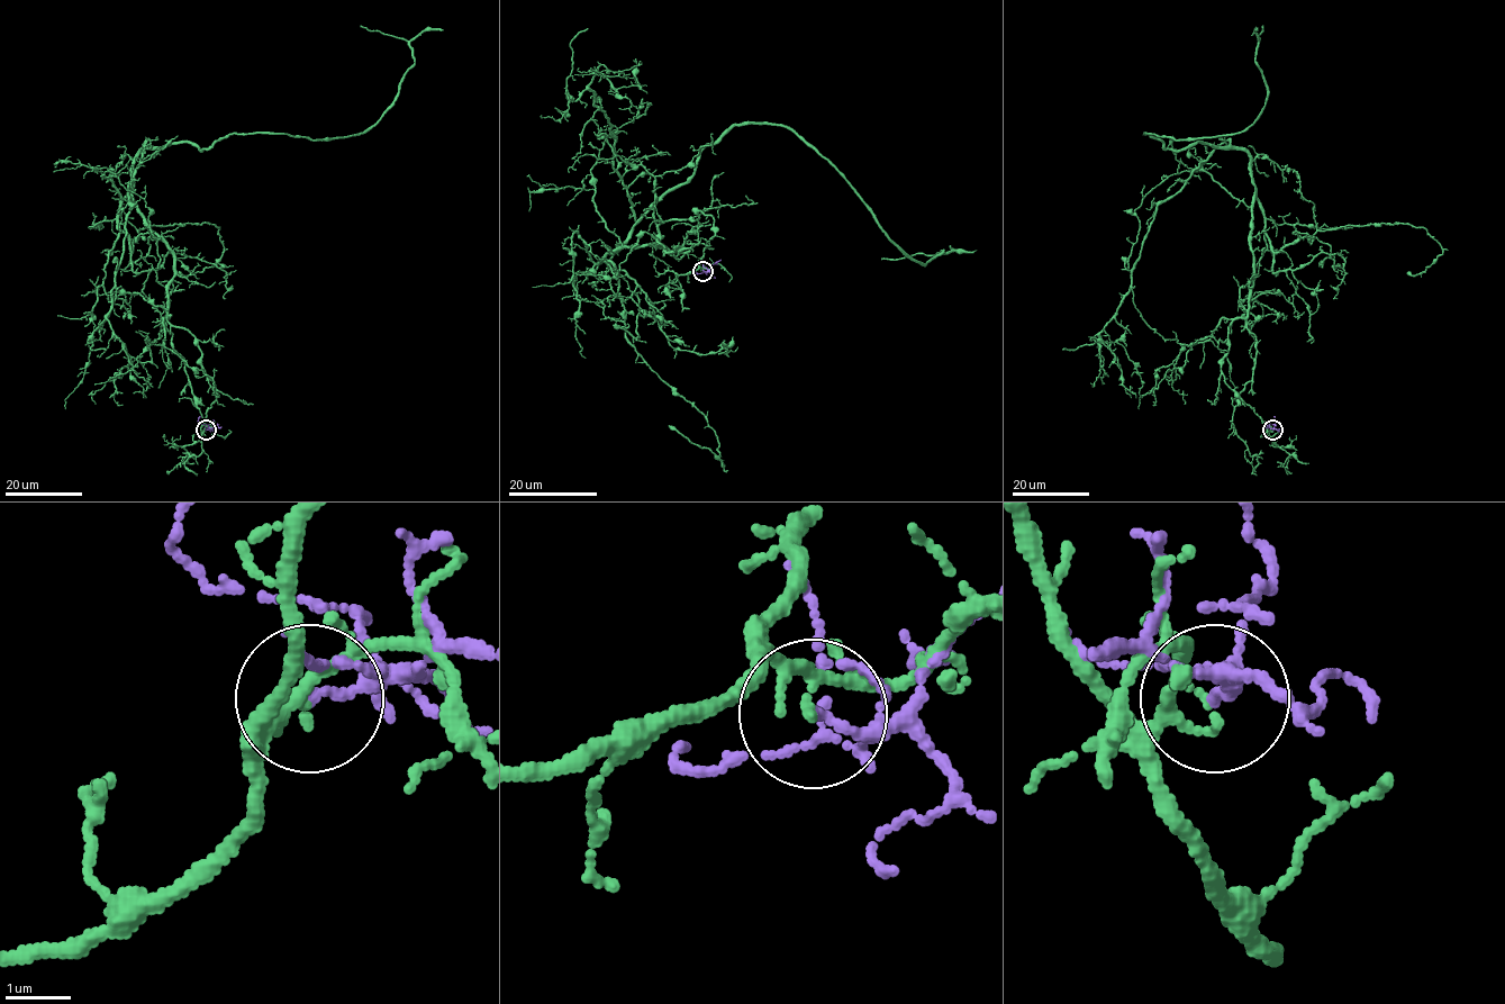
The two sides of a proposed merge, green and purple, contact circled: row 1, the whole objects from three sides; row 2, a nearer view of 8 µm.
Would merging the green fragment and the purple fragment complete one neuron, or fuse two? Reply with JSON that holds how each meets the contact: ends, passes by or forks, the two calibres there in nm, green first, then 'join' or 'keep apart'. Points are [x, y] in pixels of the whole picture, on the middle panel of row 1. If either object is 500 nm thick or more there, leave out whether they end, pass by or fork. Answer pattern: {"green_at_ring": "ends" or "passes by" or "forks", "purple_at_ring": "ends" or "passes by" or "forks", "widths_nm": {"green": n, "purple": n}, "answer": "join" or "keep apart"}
{"green_at_ring": "passes by", "purple_at_ring": "ends", "widths_nm": {"green": 140, "purple": 150}, "answer": "keep apart"}

